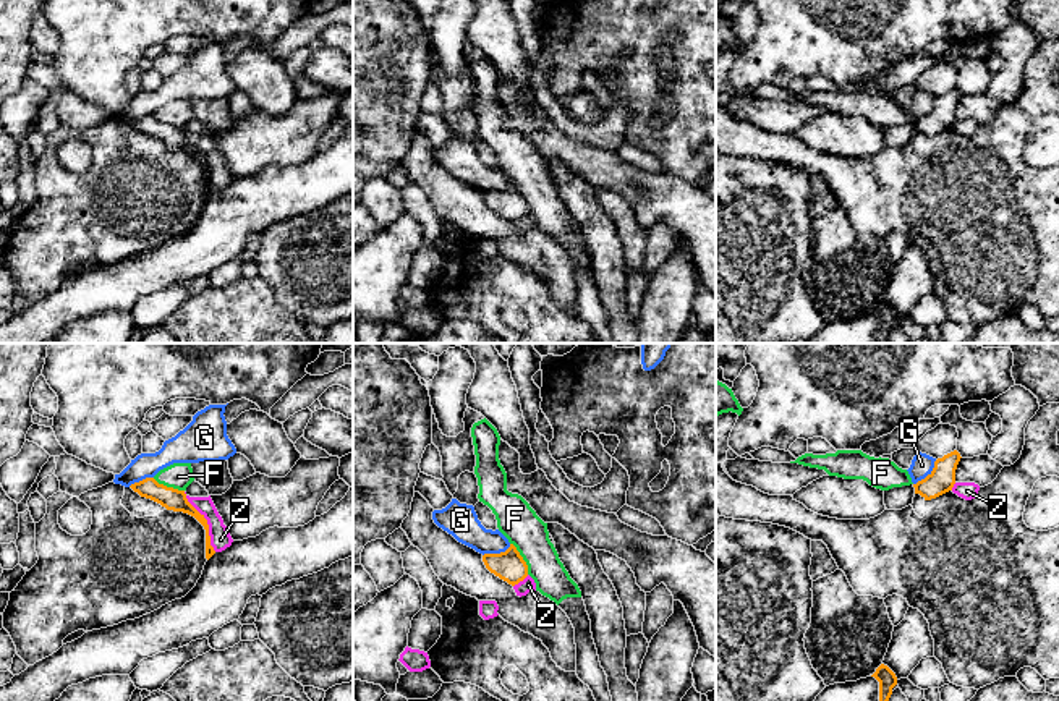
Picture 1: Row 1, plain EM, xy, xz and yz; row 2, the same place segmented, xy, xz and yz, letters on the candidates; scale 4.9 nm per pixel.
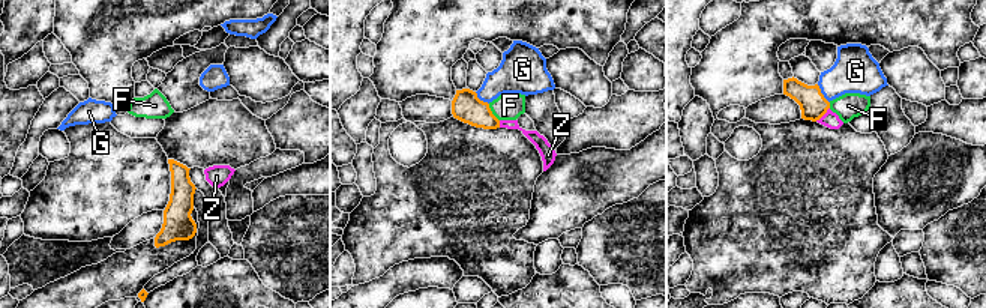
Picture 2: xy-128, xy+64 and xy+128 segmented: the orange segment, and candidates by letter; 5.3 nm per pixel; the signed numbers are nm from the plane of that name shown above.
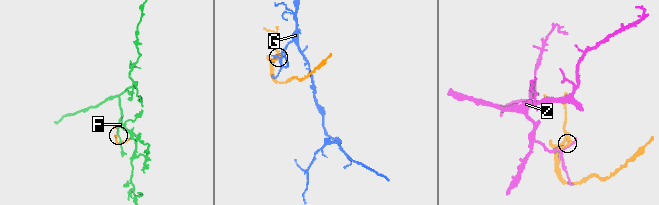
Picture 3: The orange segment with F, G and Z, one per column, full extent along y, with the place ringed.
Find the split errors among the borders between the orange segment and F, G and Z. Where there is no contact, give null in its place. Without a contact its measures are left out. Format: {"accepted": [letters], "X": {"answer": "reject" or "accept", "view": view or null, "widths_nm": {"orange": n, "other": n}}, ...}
{"accepted": [], "F": {"answer": "reject", "view": "xz", "widths_nm": {"orange": 150, "other": 190}}, "G": {"answer": "reject", "view": "yz", "widths_nm": {"orange": 130, "other": 110}}, "Z": {"answer": "reject", "view": "xy", "widths_nm": {"orange": 110, "other": 100}}}

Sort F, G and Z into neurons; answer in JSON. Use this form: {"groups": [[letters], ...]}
{"groups": [["F"], ["G"], ["Z"]]}

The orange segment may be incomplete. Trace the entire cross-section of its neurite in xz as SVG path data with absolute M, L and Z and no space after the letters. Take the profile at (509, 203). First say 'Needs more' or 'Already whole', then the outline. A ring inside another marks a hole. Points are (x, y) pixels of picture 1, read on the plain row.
Already whole. M513 181L500 191L484 191L483 199L486 206L515 223L528 214L528 202Z

